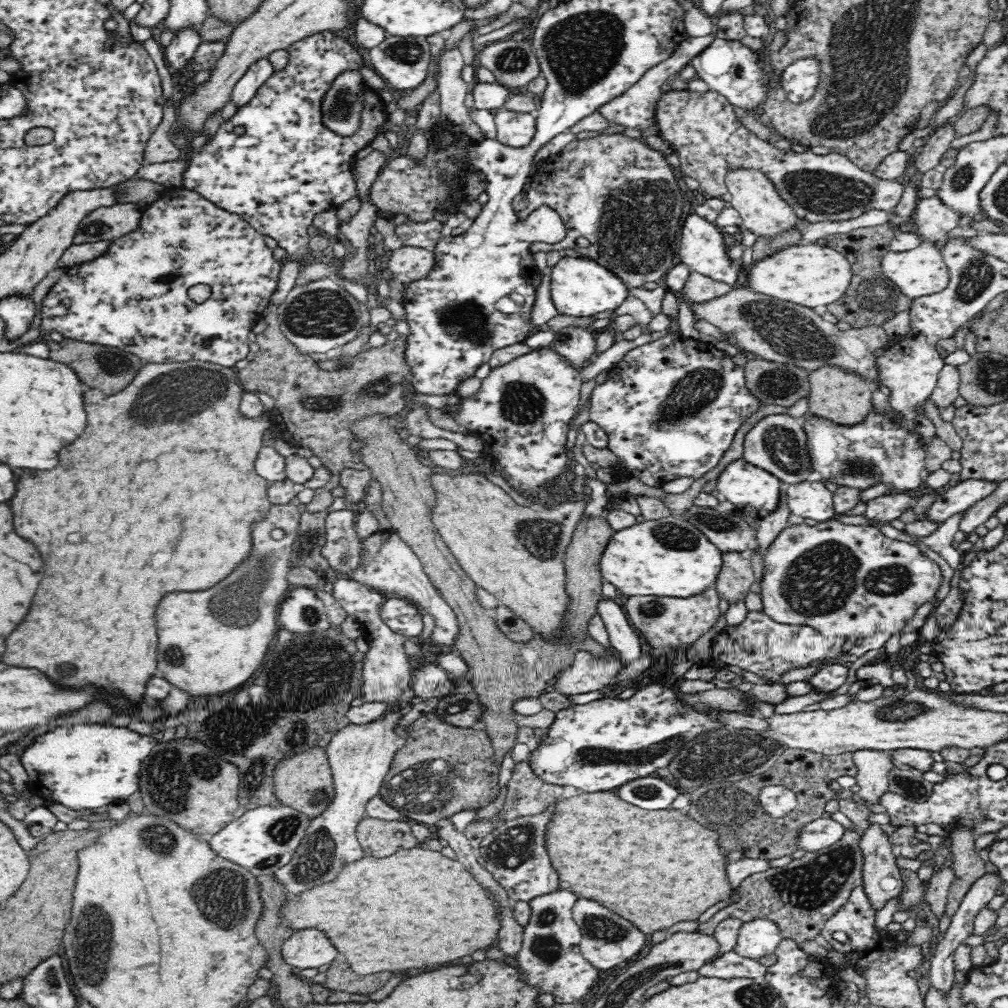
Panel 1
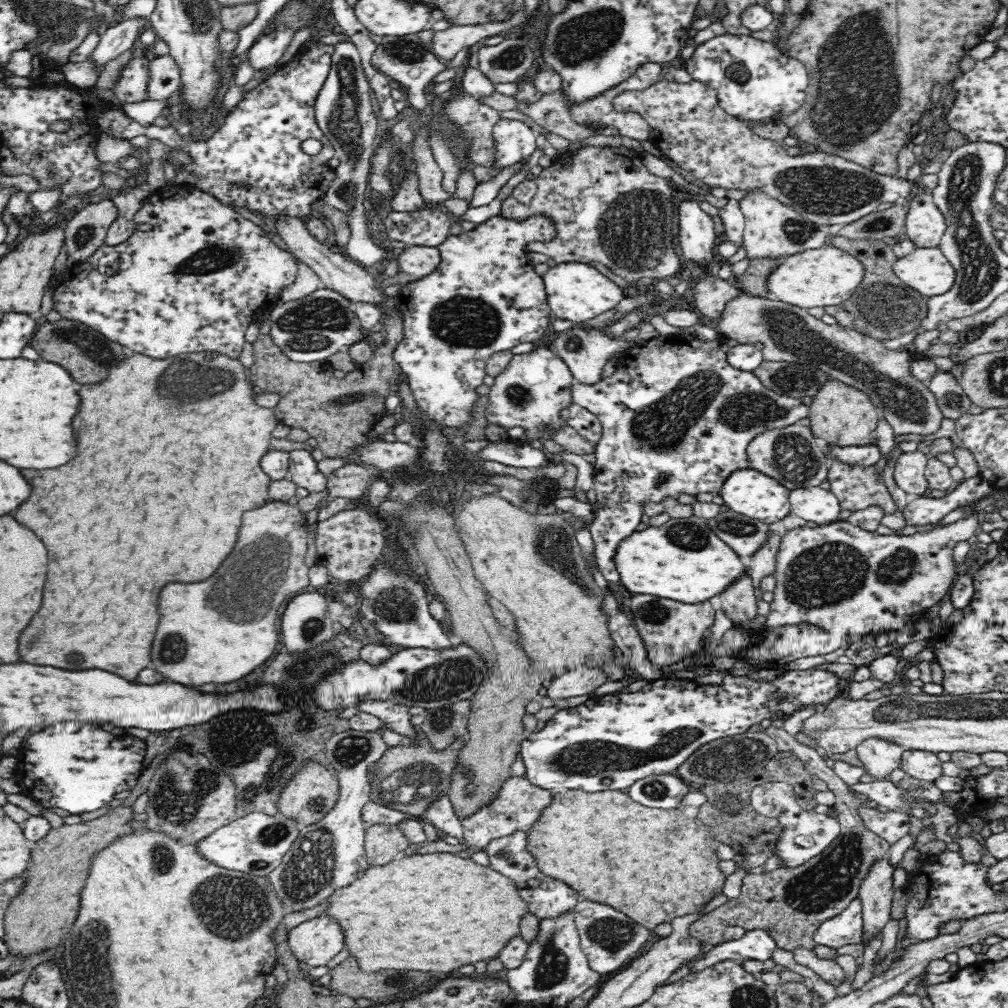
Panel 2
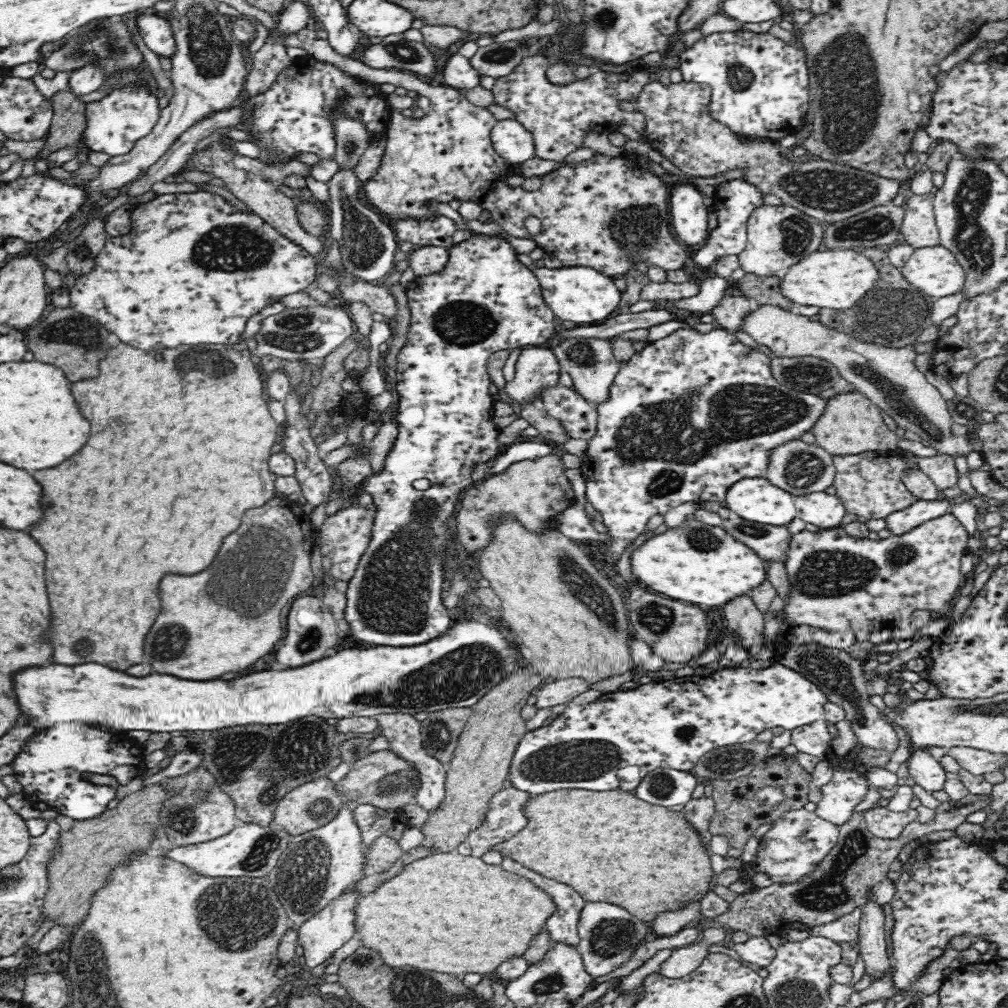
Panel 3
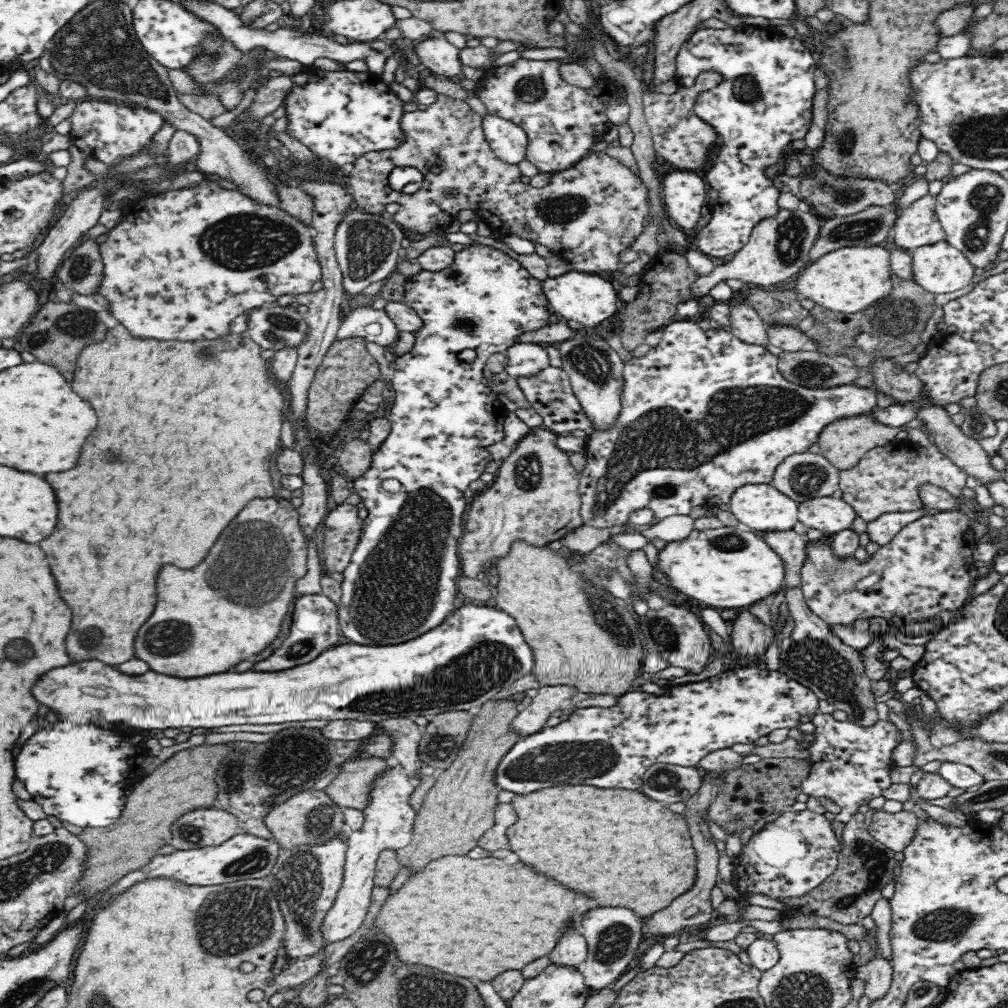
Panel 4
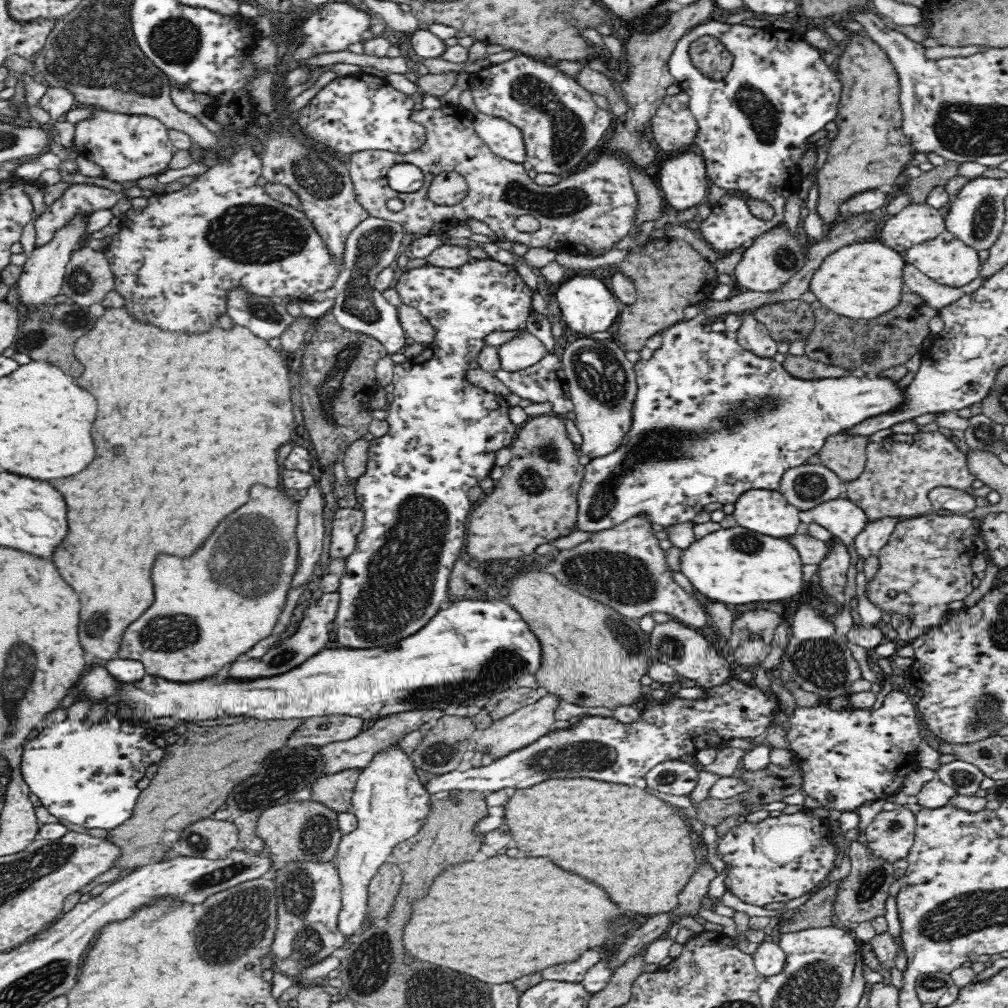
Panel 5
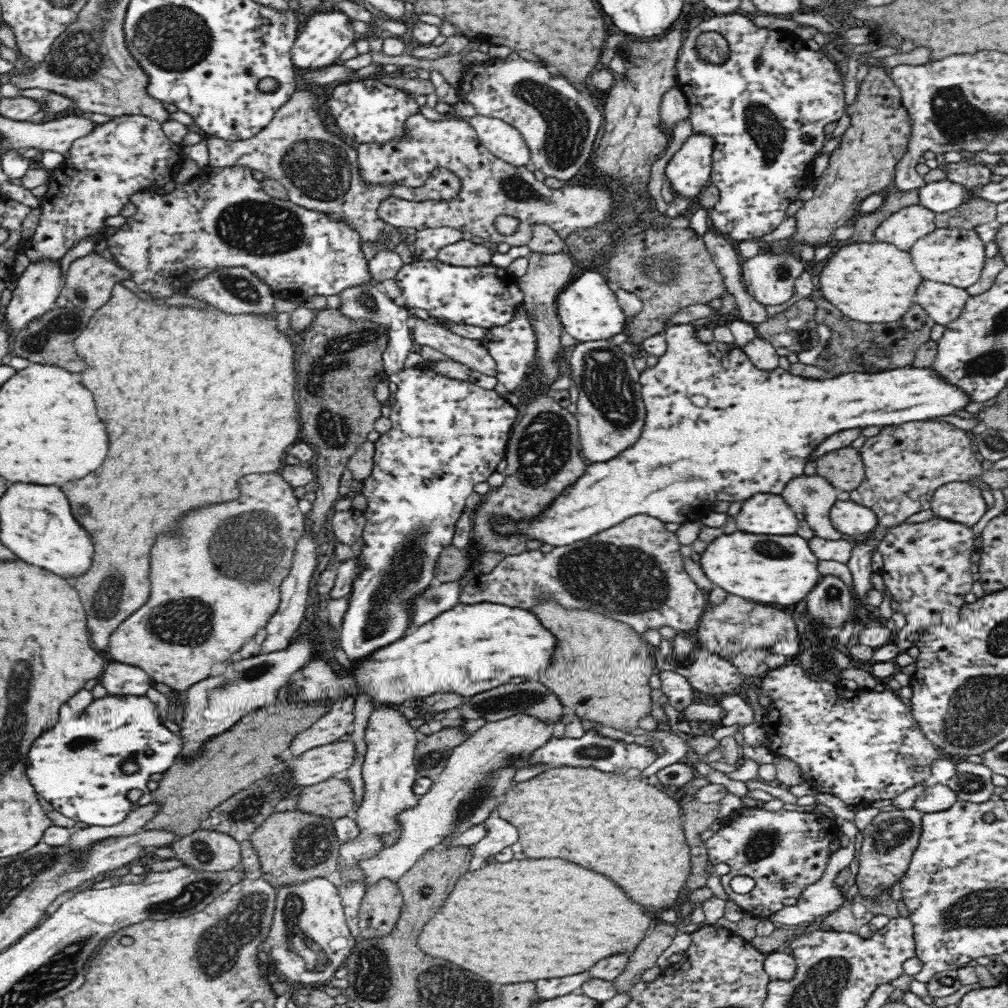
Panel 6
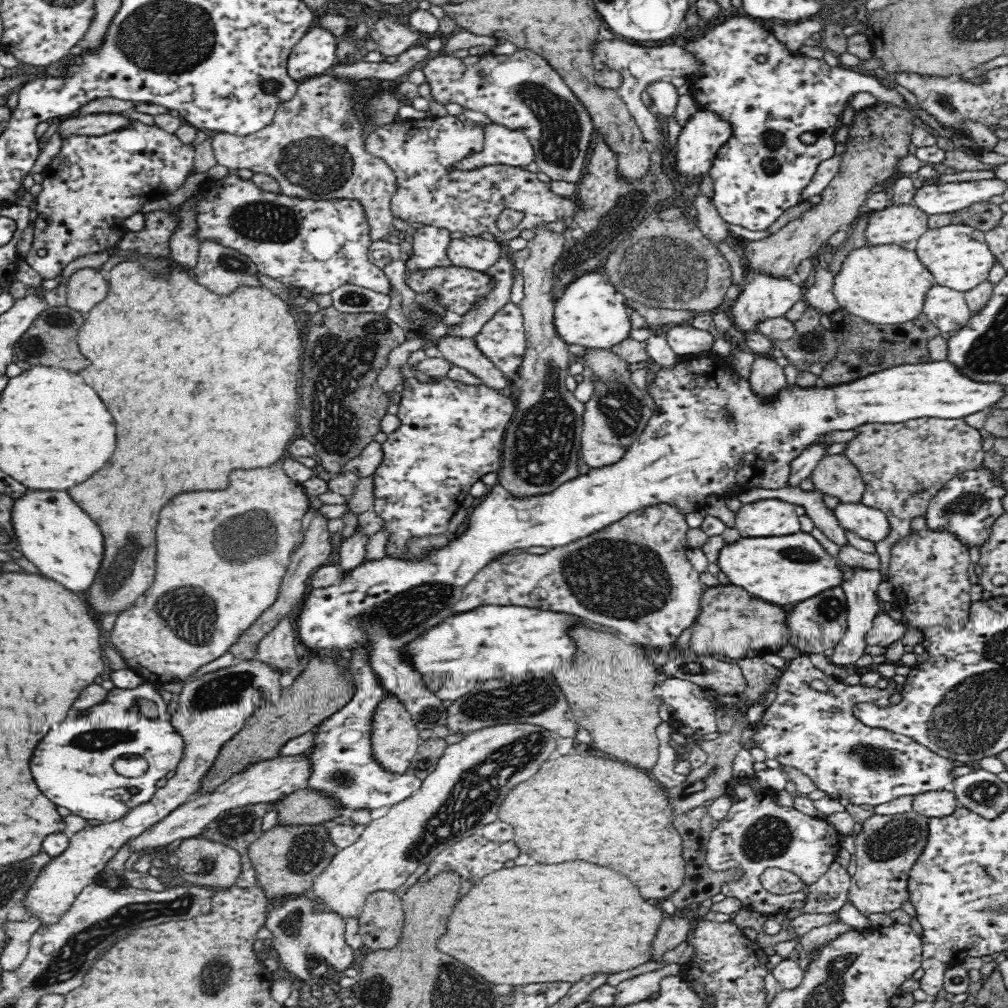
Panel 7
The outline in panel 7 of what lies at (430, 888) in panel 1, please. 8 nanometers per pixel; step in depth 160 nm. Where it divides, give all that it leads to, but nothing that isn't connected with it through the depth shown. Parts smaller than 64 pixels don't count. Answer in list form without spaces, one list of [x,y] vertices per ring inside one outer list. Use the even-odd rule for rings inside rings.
[[[590,862],[515,865],[474,882],[476,884],[457,900],[454,914],[448,918],[446,936],[436,940],[436,950],[470,966],[488,982],[494,982],[494,986],[517,987],[560,980],[578,982],[586,974],[614,974],[650,960],[648,946],[662,922],[662,910],[642,900],[638,888],[614,870]]]

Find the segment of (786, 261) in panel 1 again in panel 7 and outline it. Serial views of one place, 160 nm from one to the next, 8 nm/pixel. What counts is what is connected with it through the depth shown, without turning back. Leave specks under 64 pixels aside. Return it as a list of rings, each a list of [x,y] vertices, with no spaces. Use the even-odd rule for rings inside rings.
[[[880,244],[851,250],[832,278],[832,293],[842,309],[872,324],[900,324],[914,321],[922,312],[924,296],[936,284],[916,251],[898,245]]]

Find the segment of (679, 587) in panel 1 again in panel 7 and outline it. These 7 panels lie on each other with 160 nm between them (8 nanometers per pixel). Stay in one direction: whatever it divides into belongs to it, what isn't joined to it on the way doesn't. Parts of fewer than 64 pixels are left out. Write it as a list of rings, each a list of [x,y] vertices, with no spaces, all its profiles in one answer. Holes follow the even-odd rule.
[[[798,532],[787,536],[743,538],[726,544],[717,555],[719,574],[724,574],[730,585],[744,588],[752,596],[770,604],[796,604],[822,590],[840,587],[847,576],[838,570],[839,559],[826,554],[818,540]]]

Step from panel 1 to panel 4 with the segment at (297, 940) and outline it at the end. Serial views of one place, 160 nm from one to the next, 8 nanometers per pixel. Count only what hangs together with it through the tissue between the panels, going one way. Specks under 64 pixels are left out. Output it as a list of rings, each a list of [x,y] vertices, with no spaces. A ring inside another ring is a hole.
[[[400,766],[390,767],[372,785],[370,805],[363,811],[365,821],[360,830],[354,831],[346,840],[348,850],[345,856],[344,880],[334,904],[326,913],[320,932],[324,944],[341,941],[356,933],[365,921],[371,905],[371,892],[375,886],[376,860],[384,848],[398,850],[408,846],[414,830],[416,813],[408,804],[414,784]]]

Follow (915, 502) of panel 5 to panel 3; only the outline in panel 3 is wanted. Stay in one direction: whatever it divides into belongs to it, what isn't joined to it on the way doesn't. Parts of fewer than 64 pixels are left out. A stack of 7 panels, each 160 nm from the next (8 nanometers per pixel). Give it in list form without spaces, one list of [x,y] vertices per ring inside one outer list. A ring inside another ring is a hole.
[[[896,450],[870,451],[846,456],[834,454],[832,460],[836,467],[833,482],[835,495],[842,501],[846,512],[870,521],[874,518],[886,518],[889,514],[914,504],[915,496],[902,483],[906,461]],[[940,453],[934,457],[916,456],[913,458],[913,462],[932,479],[939,491],[956,486],[958,470],[954,465],[952,455]]]

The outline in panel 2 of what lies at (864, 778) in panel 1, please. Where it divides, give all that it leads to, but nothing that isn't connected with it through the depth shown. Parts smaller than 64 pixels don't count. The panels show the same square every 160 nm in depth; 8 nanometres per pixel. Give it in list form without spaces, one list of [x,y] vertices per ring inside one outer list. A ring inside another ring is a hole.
[[[876,738],[863,740],[855,748],[864,773],[874,777],[876,781],[888,779],[892,771],[901,766],[904,750],[898,744]]]

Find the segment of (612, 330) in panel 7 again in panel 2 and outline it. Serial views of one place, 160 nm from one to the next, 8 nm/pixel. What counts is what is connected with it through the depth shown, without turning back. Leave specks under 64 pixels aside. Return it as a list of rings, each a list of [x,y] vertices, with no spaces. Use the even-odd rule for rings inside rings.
[[[562,262],[550,267],[543,277],[547,303],[558,319],[582,323],[594,316],[612,310],[624,297],[623,289],[600,273],[592,264]]]

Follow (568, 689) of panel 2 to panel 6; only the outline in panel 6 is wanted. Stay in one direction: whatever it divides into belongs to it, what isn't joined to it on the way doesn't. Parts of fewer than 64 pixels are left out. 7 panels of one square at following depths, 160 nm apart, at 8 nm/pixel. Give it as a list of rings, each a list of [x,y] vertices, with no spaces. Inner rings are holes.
[[[522,712],[501,721],[487,722],[479,730],[471,733],[461,745],[455,746],[444,770],[433,778],[431,790],[420,796],[420,804],[412,810],[402,811],[402,814],[397,816],[397,820],[401,822],[401,831],[396,844],[384,846],[375,857],[364,859],[359,864],[365,876],[365,885],[368,887],[380,878],[387,878],[397,883],[401,876],[416,864],[418,858],[424,856],[436,844],[440,844],[446,836],[457,837],[470,826],[484,822],[490,816],[490,812],[497,810],[505,792],[514,785],[512,776],[525,766],[525,761],[534,750],[544,746],[552,738],[552,733],[550,724],[546,724],[533,714]]]

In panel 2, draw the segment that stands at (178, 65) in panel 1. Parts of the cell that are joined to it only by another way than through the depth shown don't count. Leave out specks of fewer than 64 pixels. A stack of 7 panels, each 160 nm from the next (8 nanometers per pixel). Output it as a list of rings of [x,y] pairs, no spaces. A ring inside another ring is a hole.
[[[172,55],[152,56],[150,62],[150,100],[164,100],[179,93],[182,88],[182,69]]]

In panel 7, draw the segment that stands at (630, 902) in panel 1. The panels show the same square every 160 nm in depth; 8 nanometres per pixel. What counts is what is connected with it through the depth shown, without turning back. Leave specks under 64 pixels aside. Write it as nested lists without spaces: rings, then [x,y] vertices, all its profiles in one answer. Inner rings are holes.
[[[576,748],[566,756],[554,756],[548,758],[541,764],[539,771],[530,776],[528,780],[517,784],[504,798],[499,808],[499,819],[514,826],[513,839],[518,845],[521,852],[525,852],[534,858],[536,862],[542,864],[560,864],[566,860],[586,860],[586,862],[594,862],[612,870],[618,870],[620,874],[626,874],[626,878],[630,878],[634,882],[636,888],[640,888],[640,894],[648,900],[648,898],[656,898],[656,900],[670,899],[675,890],[683,885],[685,879],[685,860],[683,857],[683,838],[672,826],[675,813],[670,805],[666,790],[649,774],[648,771],[638,769],[637,767],[626,764],[621,760],[604,760],[604,758],[596,758],[590,756],[596,754],[594,750],[588,748]]]

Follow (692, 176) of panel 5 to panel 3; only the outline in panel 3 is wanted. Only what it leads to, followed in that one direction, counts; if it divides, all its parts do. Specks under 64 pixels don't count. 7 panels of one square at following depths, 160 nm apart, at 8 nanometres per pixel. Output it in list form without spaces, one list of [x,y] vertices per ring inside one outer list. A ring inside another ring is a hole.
[[[678,182],[675,187],[671,187],[670,206],[672,206],[672,220],[674,230],[680,237],[680,240],[688,246],[698,246],[709,237],[710,230],[708,230],[708,209],[703,202],[704,195],[691,183]]]

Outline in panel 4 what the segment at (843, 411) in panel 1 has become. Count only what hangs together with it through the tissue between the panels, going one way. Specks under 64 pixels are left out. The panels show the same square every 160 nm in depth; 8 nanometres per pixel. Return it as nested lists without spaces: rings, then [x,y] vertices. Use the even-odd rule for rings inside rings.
[[[874,409],[856,416],[838,418],[822,428],[818,434],[819,452],[822,453],[837,469],[848,470],[856,466],[865,454],[877,446],[886,446],[895,440],[900,431],[898,427],[886,426],[875,419]]]

